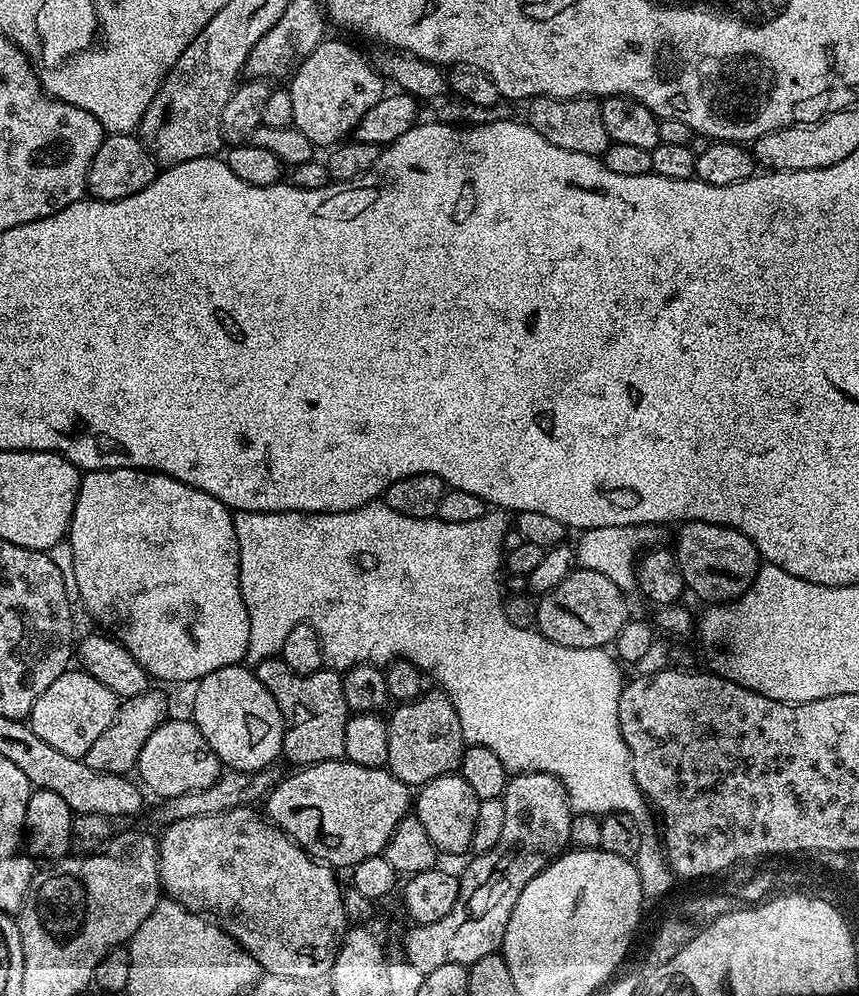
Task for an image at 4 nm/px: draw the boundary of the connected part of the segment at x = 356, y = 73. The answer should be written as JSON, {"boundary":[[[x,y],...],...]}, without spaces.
{"boundary":[[[326,38],[290,77],[287,89],[294,105],[292,123],[314,145],[339,145],[355,133],[358,122],[362,122],[362,114],[385,96],[384,87],[386,81],[369,57],[367,60],[344,40]]]}

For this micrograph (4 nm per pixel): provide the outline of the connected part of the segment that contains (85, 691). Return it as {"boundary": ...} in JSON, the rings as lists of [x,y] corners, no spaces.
{"boundary":[[[69,670],[54,678],[54,682],[50,682],[48,689],[42,693],[42,698],[34,702],[30,723],[34,734],[38,734],[42,742],[47,742],[54,746],[54,750],[78,760],[88,753],[94,742],[98,742],[102,730],[114,722],[117,707],[117,696],[102,686],[98,678],[83,670]]]}

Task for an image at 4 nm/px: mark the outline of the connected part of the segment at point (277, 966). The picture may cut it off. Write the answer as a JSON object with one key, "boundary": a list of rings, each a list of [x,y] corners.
{"boundary":[[[255,807],[235,808],[226,810],[222,814],[210,814],[200,818],[182,818],[178,822],[167,825],[164,833],[159,833],[160,845],[160,882],[163,891],[171,899],[177,900],[184,908],[189,908],[217,924],[230,938],[237,940],[240,945],[256,959],[261,969],[269,976],[285,976],[286,978],[302,978],[303,980],[324,980],[332,971],[332,963],[336,960],[336,953],[340,950],[340,942],[350,927],[350,921],[344,909],[344,892],[336,881],[337,873],[329,865],[321,864],[313,856],[303,852],[280,828],[271,820],[265,818]]]}

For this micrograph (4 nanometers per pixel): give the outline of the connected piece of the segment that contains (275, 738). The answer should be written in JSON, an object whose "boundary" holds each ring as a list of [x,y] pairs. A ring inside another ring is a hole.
{"boundary":[[[243,663],[222,666],[222,670],[214,670],[214,674],[206,674],[195,685],[196,693],[192,696],[192,713],[190,719],[198,726],[202,738],[210,742],[210,750],[218,754],[221,765],[233,772],[257,772],[263,768],[273,767],[281,759],[284,750],[284,719],[280,713],[278,702],[258,682],[255,671],[251,667],[244,668]]]}

